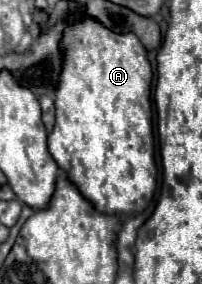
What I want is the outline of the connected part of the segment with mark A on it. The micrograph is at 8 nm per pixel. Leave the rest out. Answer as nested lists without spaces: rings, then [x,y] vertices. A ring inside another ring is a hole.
[[[75,19],[63,31],[63,71],[55,89],[55,127],[49,135],[49,153],[69,173],[73,185],[103,213],[139,213],[155,193],[155,159],[151,129],[153,71],[137,35],[113,33],[95,19]]]

